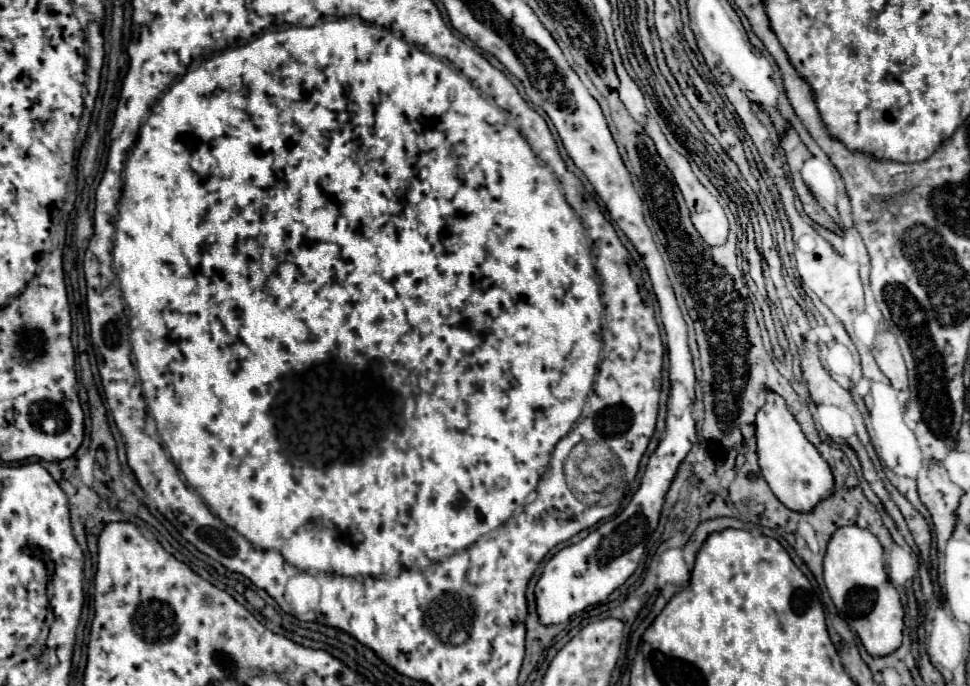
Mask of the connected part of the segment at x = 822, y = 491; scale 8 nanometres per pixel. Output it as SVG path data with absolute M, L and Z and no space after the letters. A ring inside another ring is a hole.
M768 393L766 405L756 415L756 439L758 439L758 461L766 483L772 493L792 511L808 513L820 499L832 495L834 479L832 469L816 451L816 447L806 439L798 421L788 411L784 399L776 393Z

